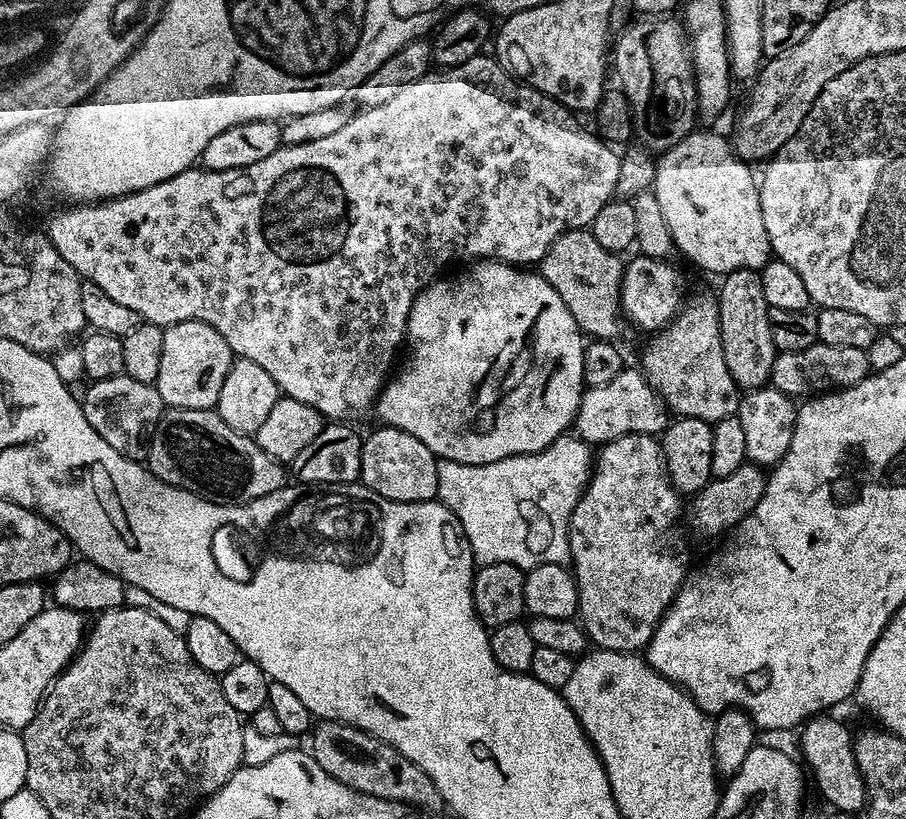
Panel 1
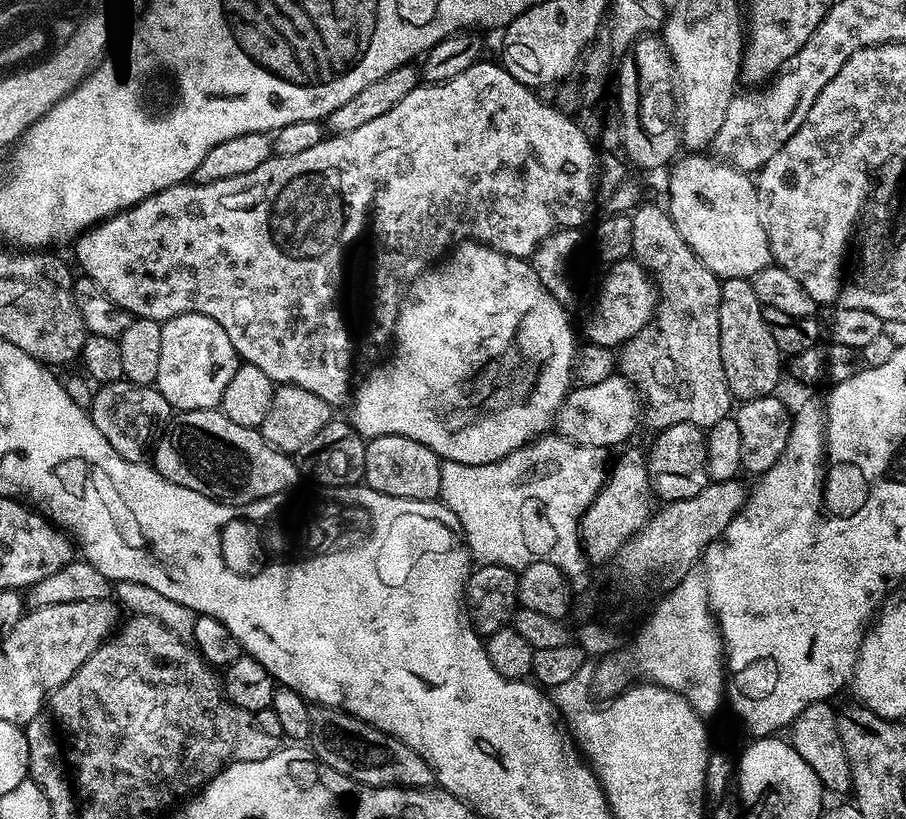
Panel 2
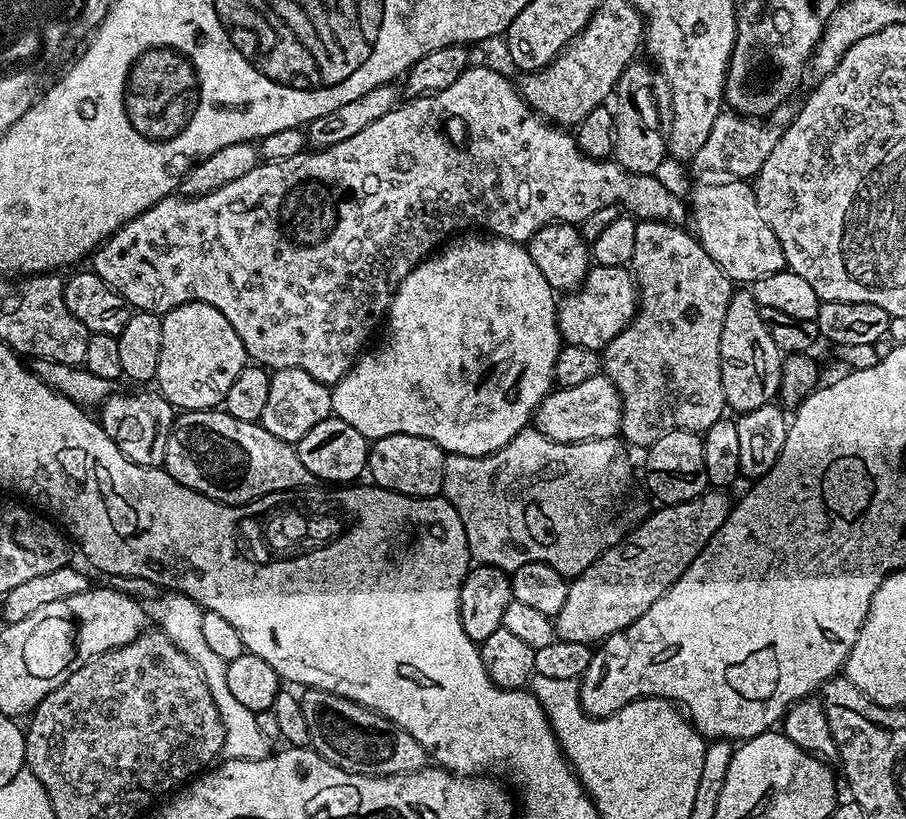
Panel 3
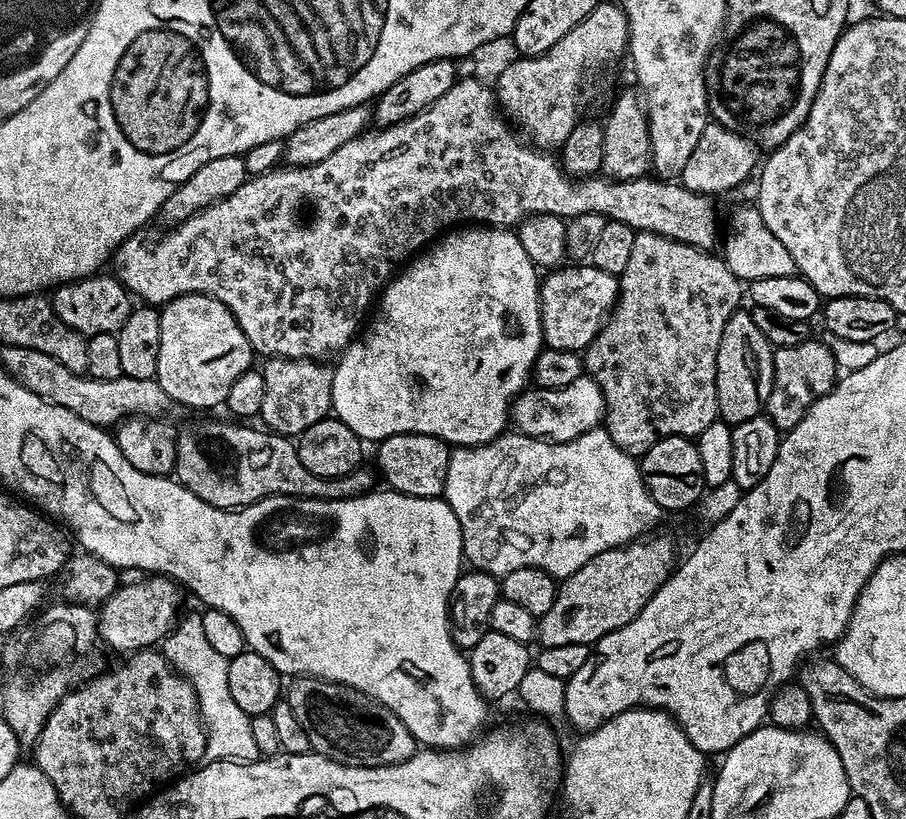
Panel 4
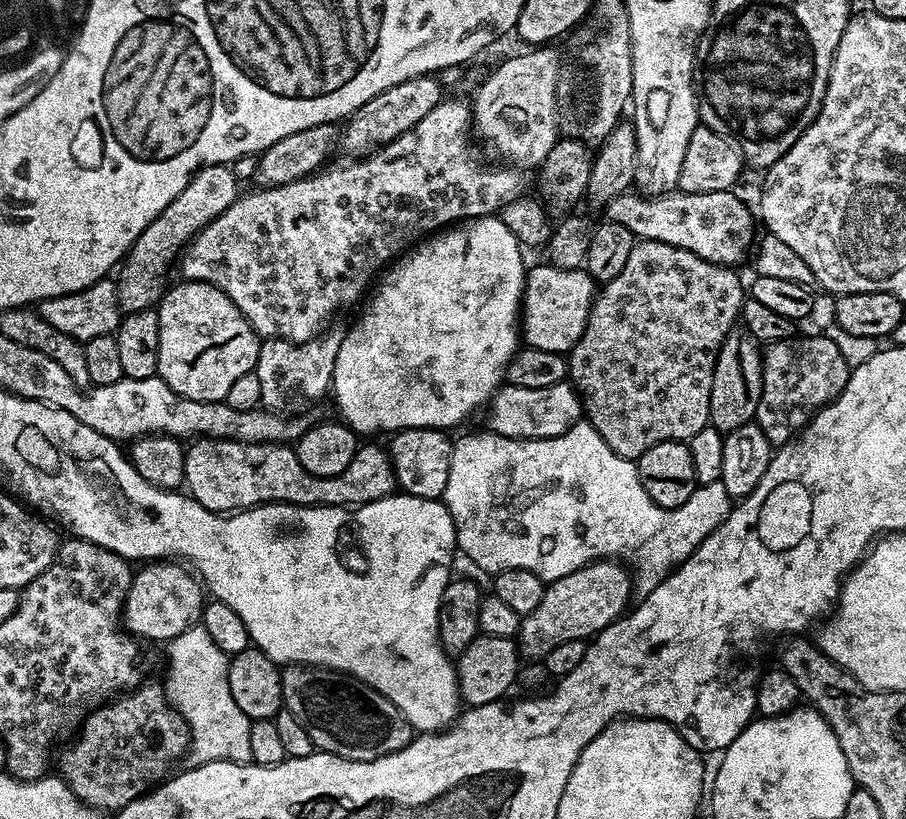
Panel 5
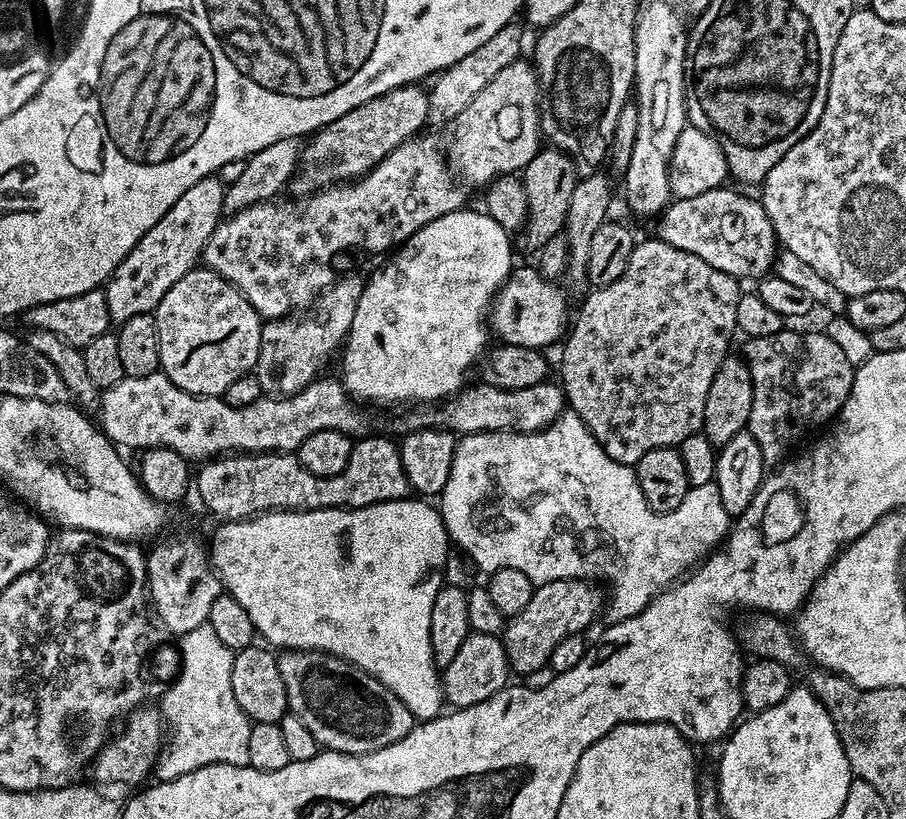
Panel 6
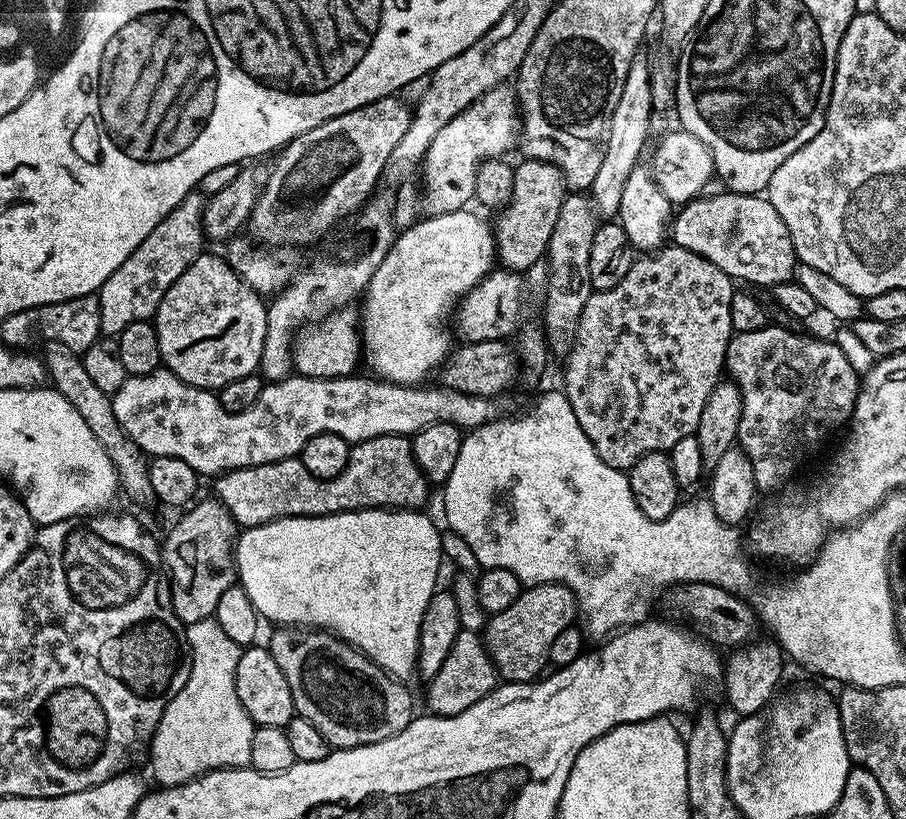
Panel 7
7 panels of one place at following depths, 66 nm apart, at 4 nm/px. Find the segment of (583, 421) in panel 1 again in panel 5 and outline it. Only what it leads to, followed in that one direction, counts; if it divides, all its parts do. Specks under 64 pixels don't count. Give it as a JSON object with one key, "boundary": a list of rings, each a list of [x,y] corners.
{"boundary":[[[505,383],[487,405],[487,431],[497,432],[511,440],[541,440],[561,436],[570,426],[581,423],[582,397],[571,383],[542,386],[542,390],[530,390],[526,386]]]}

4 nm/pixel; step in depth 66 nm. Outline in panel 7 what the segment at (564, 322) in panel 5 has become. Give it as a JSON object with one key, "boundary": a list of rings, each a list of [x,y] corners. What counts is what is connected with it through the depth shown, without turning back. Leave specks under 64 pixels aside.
{"boundary":[[[507,270],[489,272],[460,299],[454,313],[455,335],[460,335],[459,339],[469,344],[487,340],[507,341],[515,337],[522,324],[520,311],[524,308],[524,296],[526,297],[526,285],[521,273]]]}

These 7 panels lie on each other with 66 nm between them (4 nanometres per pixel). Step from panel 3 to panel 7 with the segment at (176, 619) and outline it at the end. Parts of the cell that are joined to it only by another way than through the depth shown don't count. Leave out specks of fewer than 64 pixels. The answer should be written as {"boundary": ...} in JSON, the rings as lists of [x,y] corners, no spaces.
{"boundary":[[[214,618],[187,625],[186,639],[192,658],[190,678],[186,678],[186,686],[182,686],[182,690],[178,690],[178,694],[174,694],[174,698],[166,706],[150,741],[152,776],[157,780],[157,785],[166,788],[190,782],[195,776],[203,776],[206,772],[213,772],[215,768],[249,767],[250,741],[254,739],[254,730],[257,727],[252,723],[250,714],[246,714],[242,702],[238,702],[236,671],[241,645],[230,642],[229,636],[222,631],[222,626],[218,626]]]}

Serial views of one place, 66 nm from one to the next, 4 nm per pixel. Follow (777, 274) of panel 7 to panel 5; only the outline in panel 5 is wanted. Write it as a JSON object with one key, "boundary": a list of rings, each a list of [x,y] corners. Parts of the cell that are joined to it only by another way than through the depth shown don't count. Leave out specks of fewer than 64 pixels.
{"boundary":[[[629,190],[607,201],[606,216],[609,221],[626,226],[636,238],[666,242],[670,246],[690,250],[690,254],[698,254],[698,258],[706,262],[736,266],[747,252],[749,255],[753,247],[754,212],[753,209],[751,212],[734,193],[732,190],[727,192],[673,190],[663,192],[661,196],[646,196]]]}

